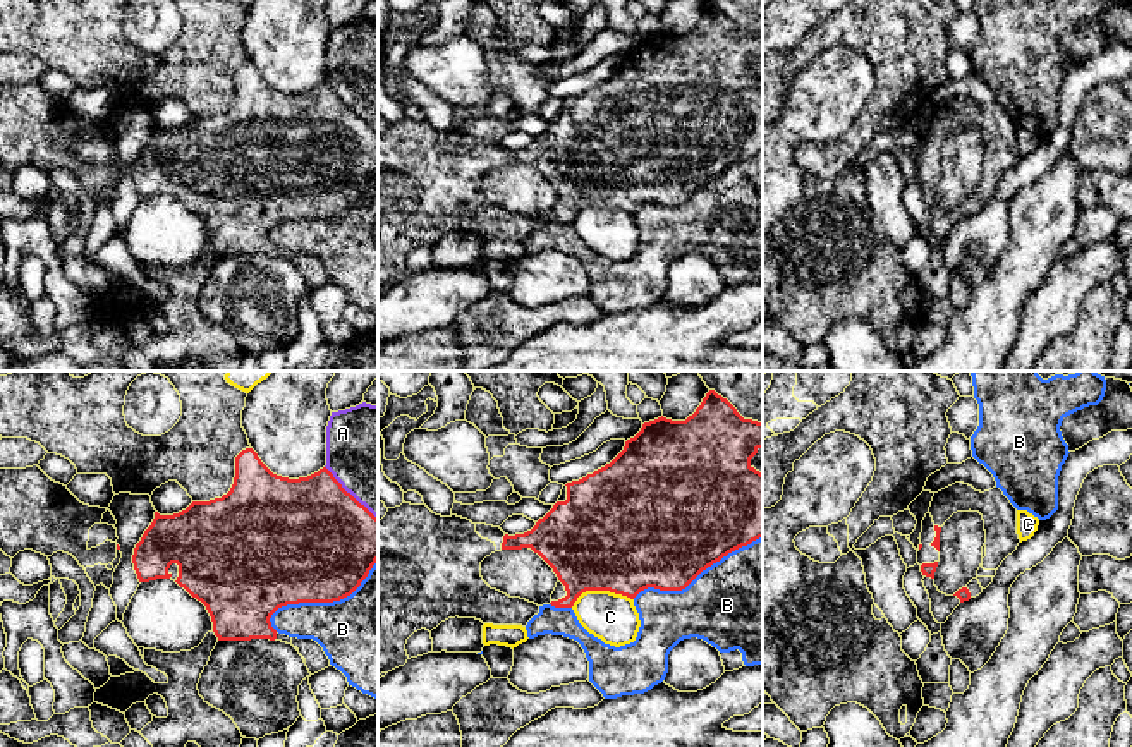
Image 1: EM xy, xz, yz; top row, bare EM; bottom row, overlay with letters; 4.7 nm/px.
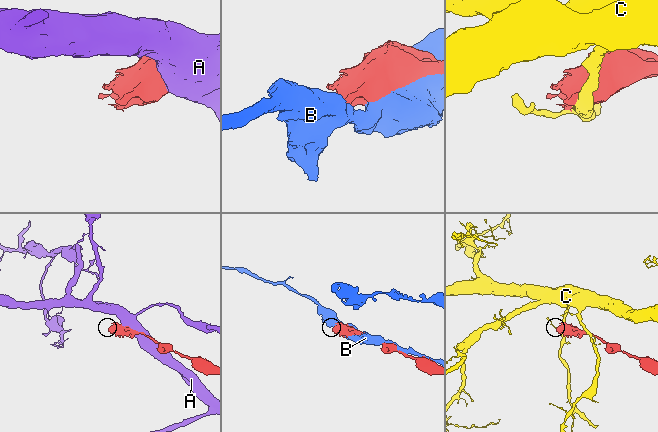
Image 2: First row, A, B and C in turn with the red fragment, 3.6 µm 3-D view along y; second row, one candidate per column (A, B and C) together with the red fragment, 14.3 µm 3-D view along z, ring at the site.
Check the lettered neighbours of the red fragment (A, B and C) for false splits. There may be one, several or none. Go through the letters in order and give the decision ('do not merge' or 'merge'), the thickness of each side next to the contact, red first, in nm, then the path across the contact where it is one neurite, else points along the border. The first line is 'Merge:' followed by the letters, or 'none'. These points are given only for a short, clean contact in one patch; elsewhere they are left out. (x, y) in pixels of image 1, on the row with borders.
Merge: none
A: do not merge; 500 nm thick on the red side, 440 nm on the other
B: do not merge; 500 nm thick on the red side, 400 nm on the other
C: do not merge; 500 nm thick on the red side, 220 nm on the other

